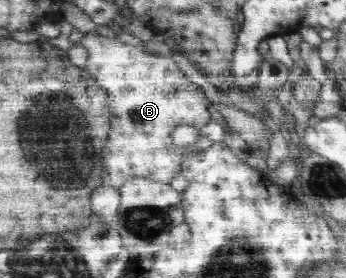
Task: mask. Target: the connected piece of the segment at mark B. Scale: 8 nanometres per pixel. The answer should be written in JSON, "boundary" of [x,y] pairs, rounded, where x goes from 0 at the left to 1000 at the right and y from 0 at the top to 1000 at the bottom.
{"boundary":[[[358,104],[324,137],[280,119],[243,122],[228,162],[251,194],[246,252],[312,338],[318,471],[292,561],[335,680],[353,673],[370,637],[425,637],[488,662],[523,629],[532,565],[613,522],[616,507],[590,482],[552,525],[520,529],[497,507],[509,457],[552,450],[581,464],[610,428],[587,320],[526,263],[494,205],[422,187],[416,147]]]}

